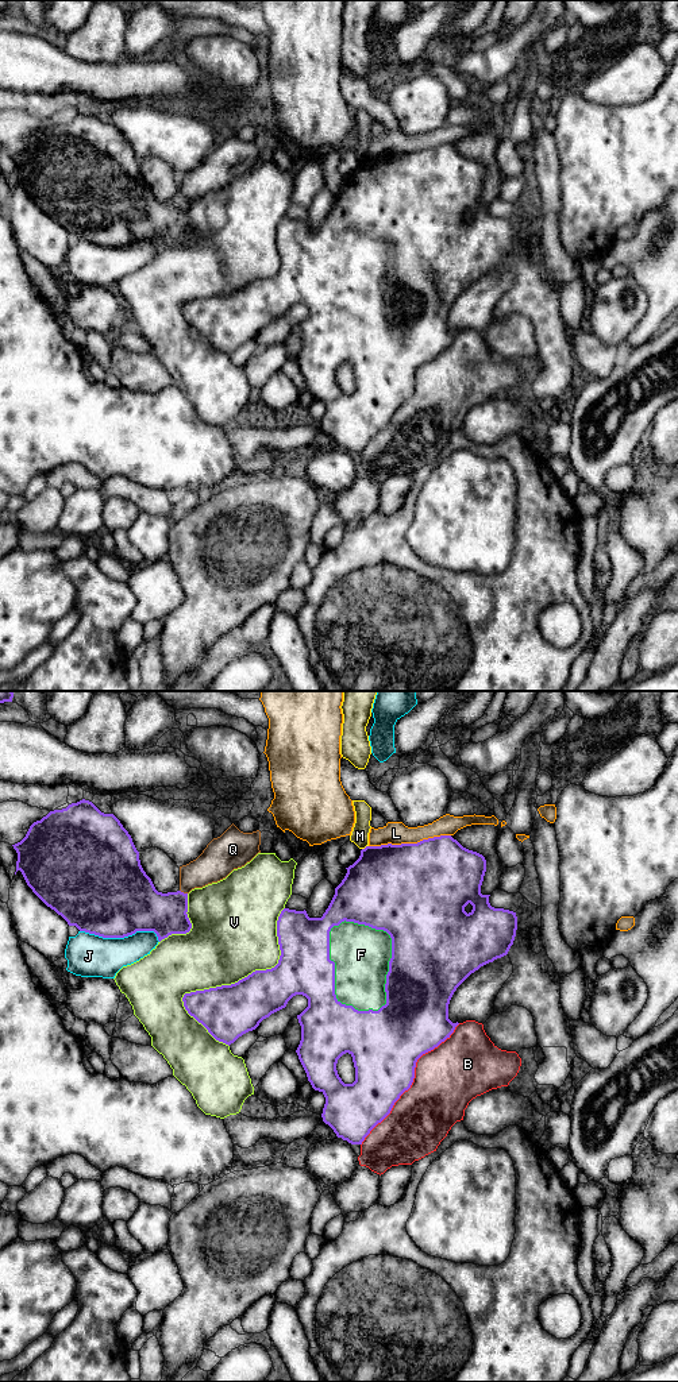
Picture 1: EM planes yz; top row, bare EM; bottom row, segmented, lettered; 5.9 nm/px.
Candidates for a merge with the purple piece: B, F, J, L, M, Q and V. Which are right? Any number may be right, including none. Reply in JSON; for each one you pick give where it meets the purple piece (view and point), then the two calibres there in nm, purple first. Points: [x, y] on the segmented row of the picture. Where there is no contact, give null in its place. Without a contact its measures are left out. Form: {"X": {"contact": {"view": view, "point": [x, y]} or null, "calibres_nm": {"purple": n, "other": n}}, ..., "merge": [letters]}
{"F": {"contact": {"view": "yz", "point": [392, 952]}, "calibres_nm": {"purple": 500, "other": 340}}, "merge": ["F"]}

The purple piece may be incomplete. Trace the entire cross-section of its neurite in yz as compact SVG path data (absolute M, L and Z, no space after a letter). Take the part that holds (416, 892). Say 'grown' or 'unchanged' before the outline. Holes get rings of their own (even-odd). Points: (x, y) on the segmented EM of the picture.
grown | M451 835L434 837L417 844L366 846L361 850L359 858L346 869L347 873L335 888L335 895L321 918L309 918L305 910L296 911L284 908L281 911L277 920L277 937L281 956L274 968L255 970L231 985L185 993L182 1001L188 1014L201 1023L216 1041L230 1046L243 1034L255 1030L263 1019L285 1008L293 996L305 996L308 999L308 1007L297 1015L301 1026L301 1041L296 1053L312 1088L321 1092L325 1097L321 1113L323 1122L334 1130L338 1138L351 1144L362 1144L370 1131L390 1113L400 1096L411 1088L417 1059L450 1038L459 1024L448 1019L448 1004L457 988L481 966L508 954L516 937L517 916L513 911L490 906L490 895L481 893L481 885L486 872L485 857L463 848ZM346 1053L353 1057L355 1068L355 1081L353 1084L344 1084L336 1070L338 1059Z

